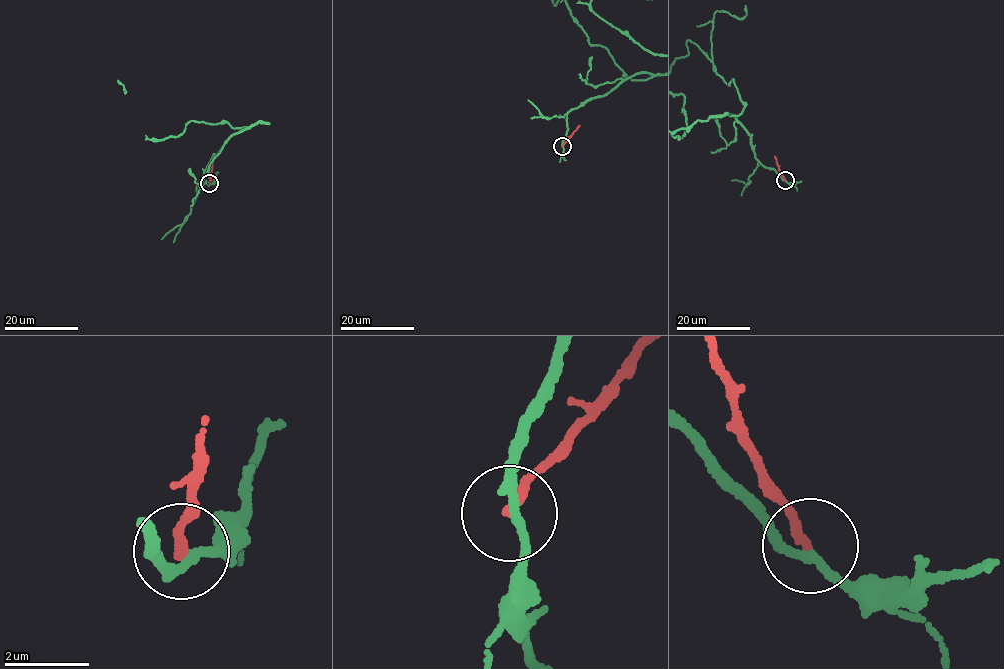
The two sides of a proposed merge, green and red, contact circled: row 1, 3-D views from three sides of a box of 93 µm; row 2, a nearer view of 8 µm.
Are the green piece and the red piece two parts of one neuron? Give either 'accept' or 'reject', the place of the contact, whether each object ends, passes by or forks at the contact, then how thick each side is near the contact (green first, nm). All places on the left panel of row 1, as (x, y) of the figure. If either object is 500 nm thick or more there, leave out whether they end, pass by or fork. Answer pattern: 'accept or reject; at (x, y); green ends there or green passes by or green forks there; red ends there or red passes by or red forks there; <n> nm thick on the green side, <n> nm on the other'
reject; at (209, 183); green passes by; red ends there; 200 nm thick on the green side, 220 nm on the other

